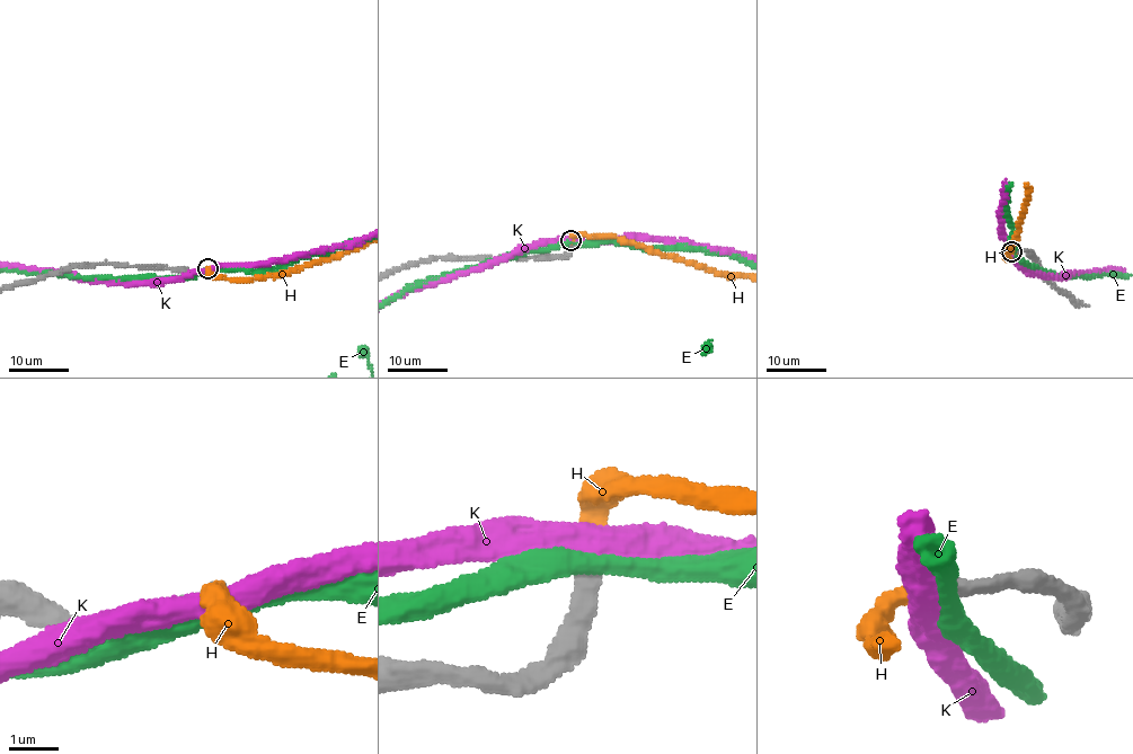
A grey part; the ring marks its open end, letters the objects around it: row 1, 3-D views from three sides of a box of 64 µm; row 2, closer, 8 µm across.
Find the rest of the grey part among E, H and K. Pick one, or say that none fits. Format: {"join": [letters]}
{"join": ["H"]}

